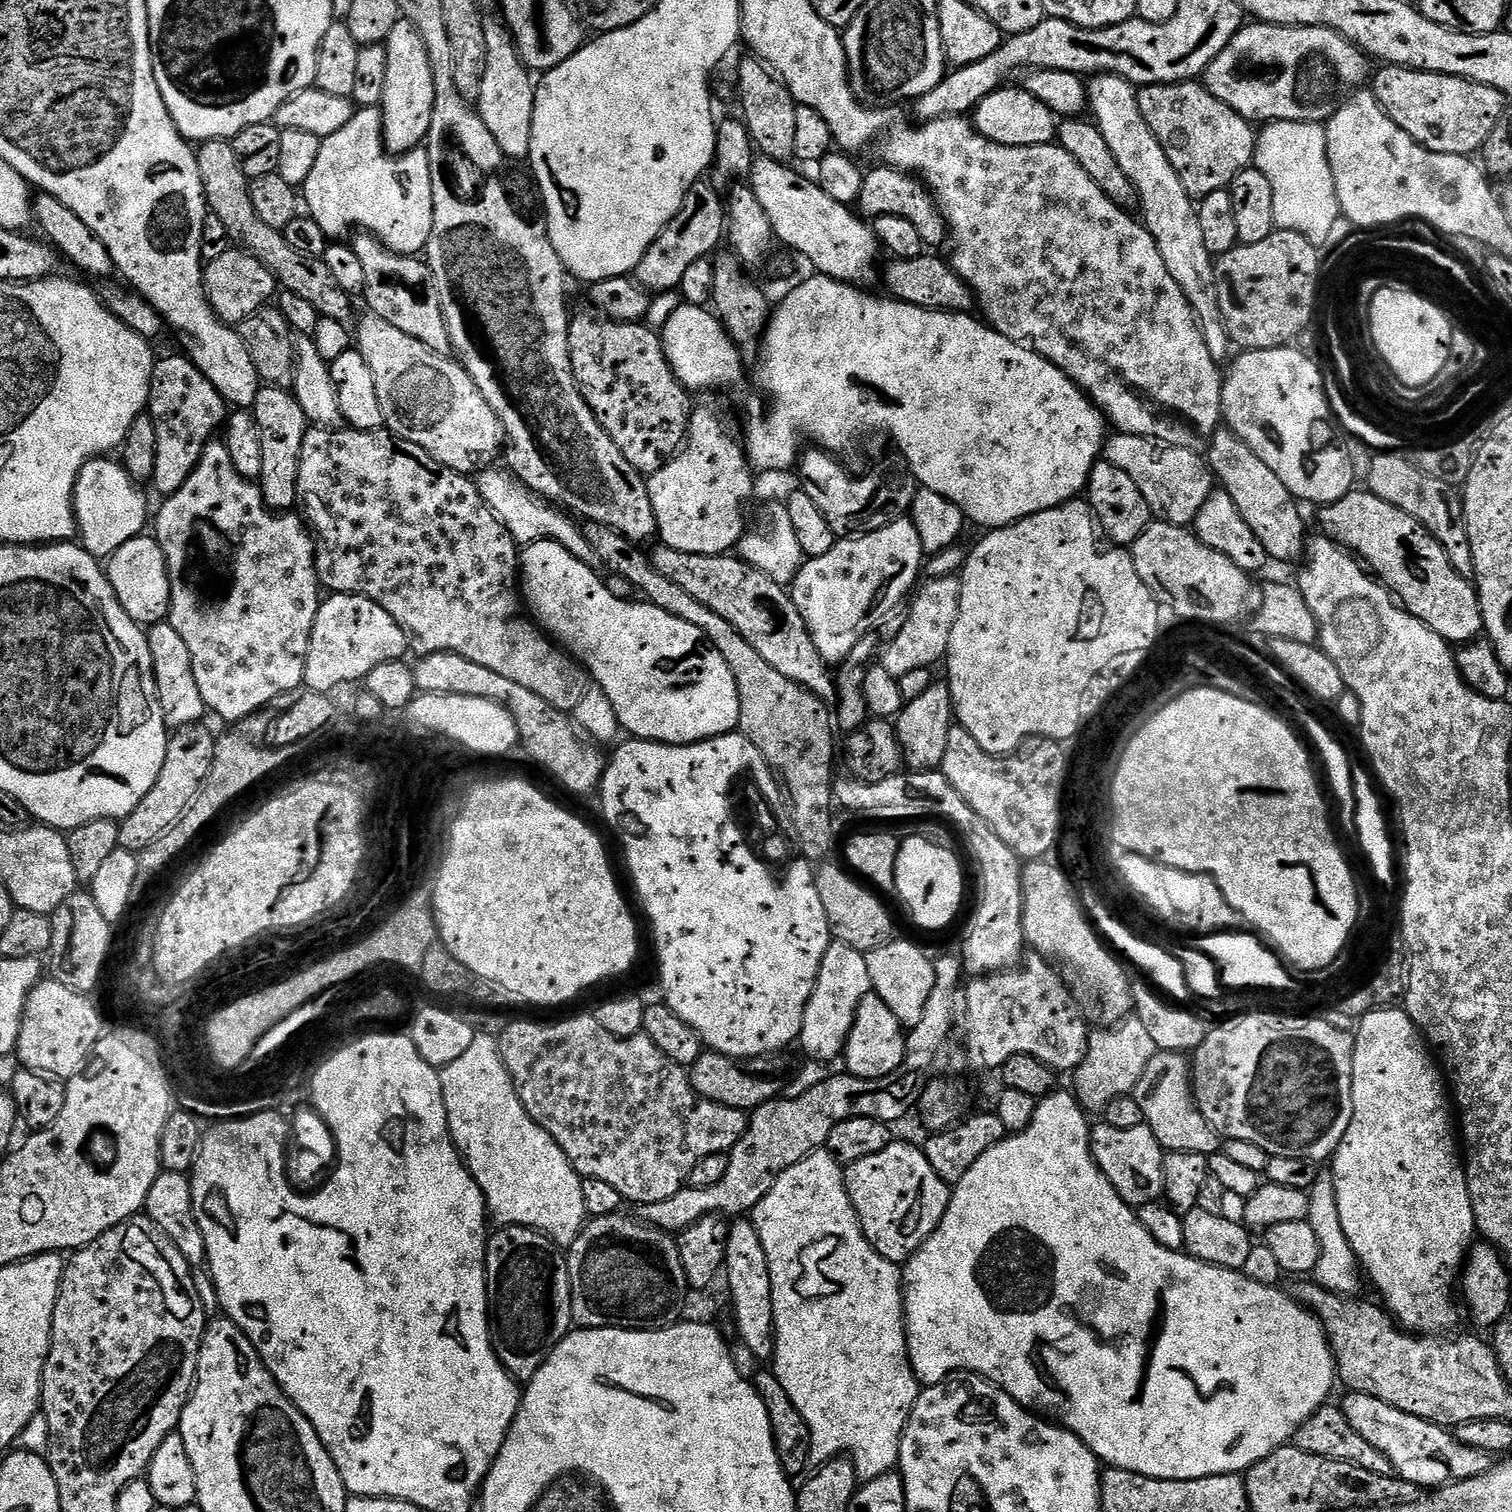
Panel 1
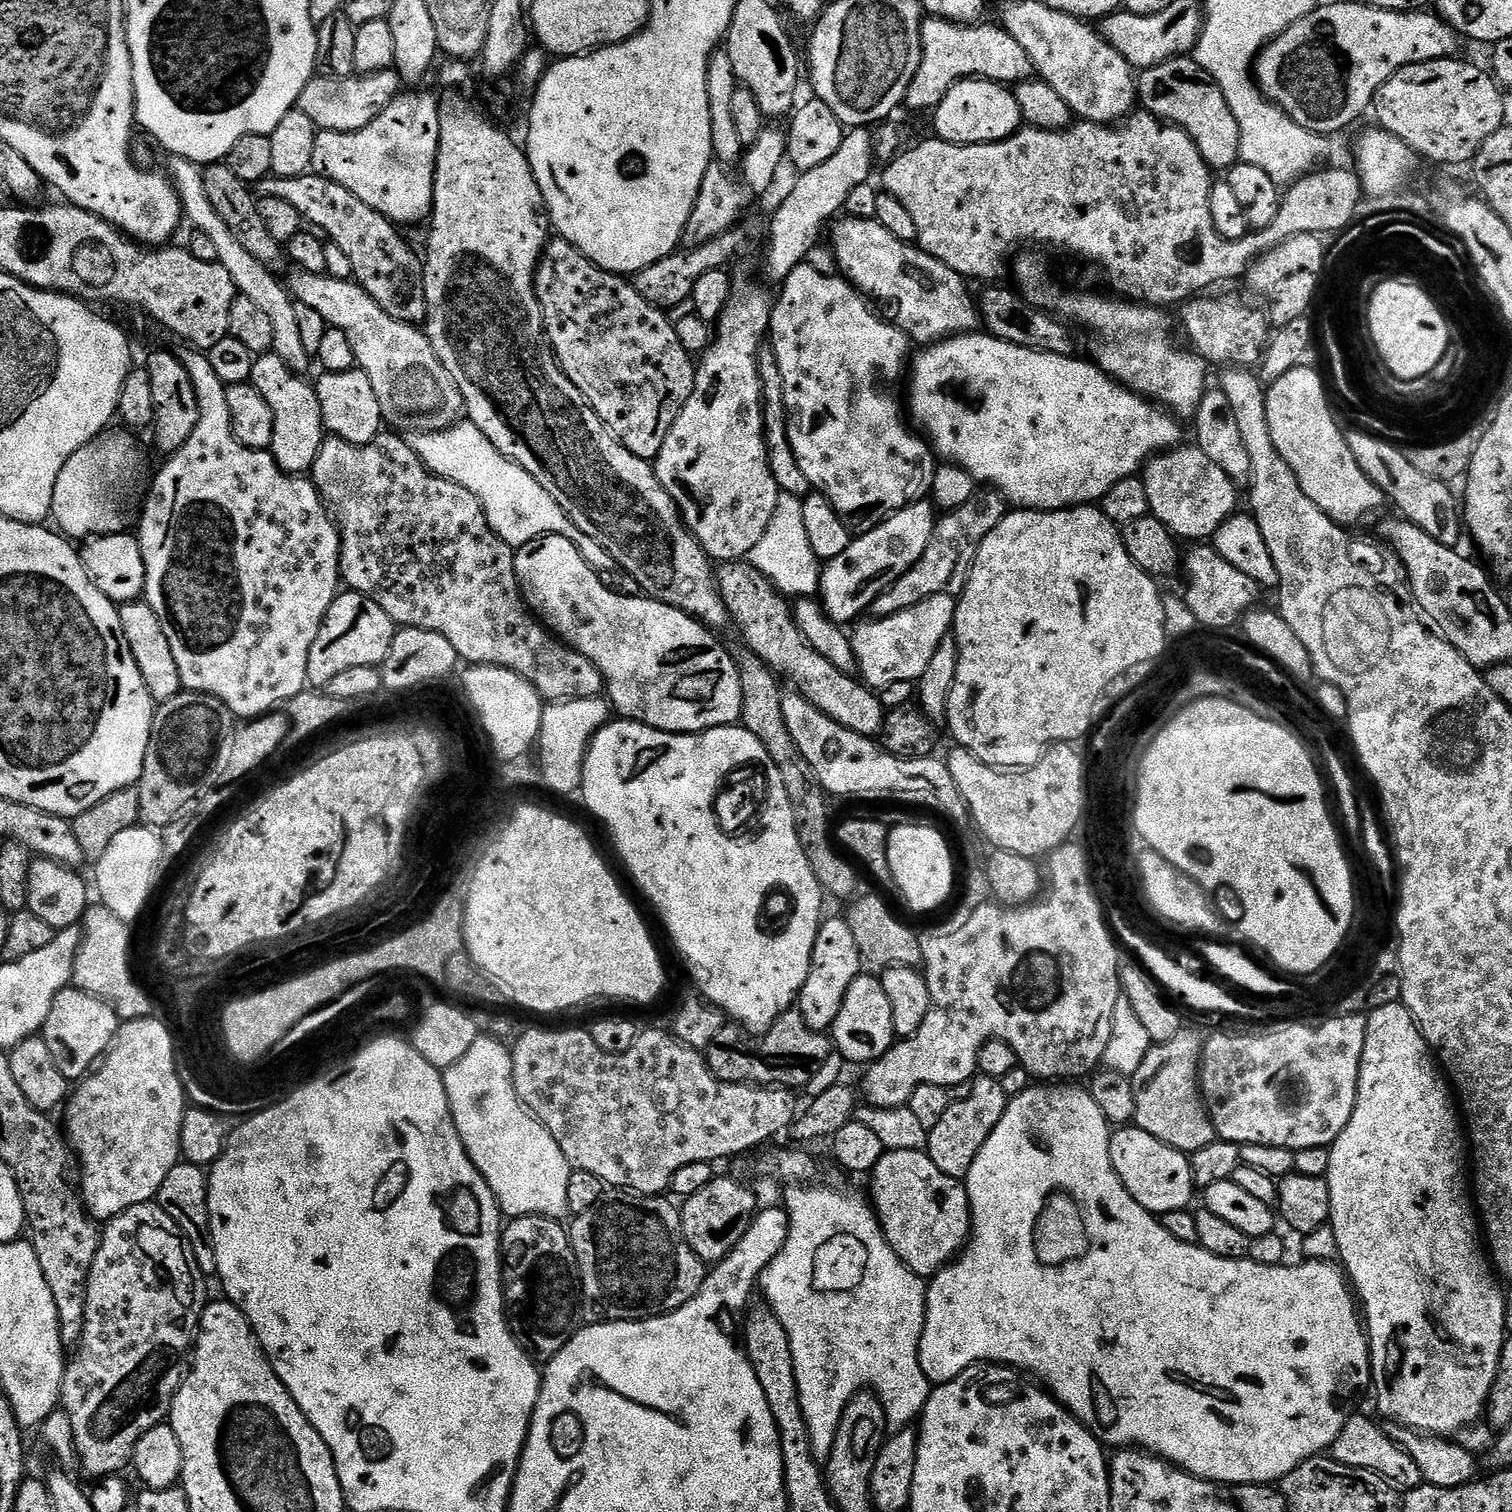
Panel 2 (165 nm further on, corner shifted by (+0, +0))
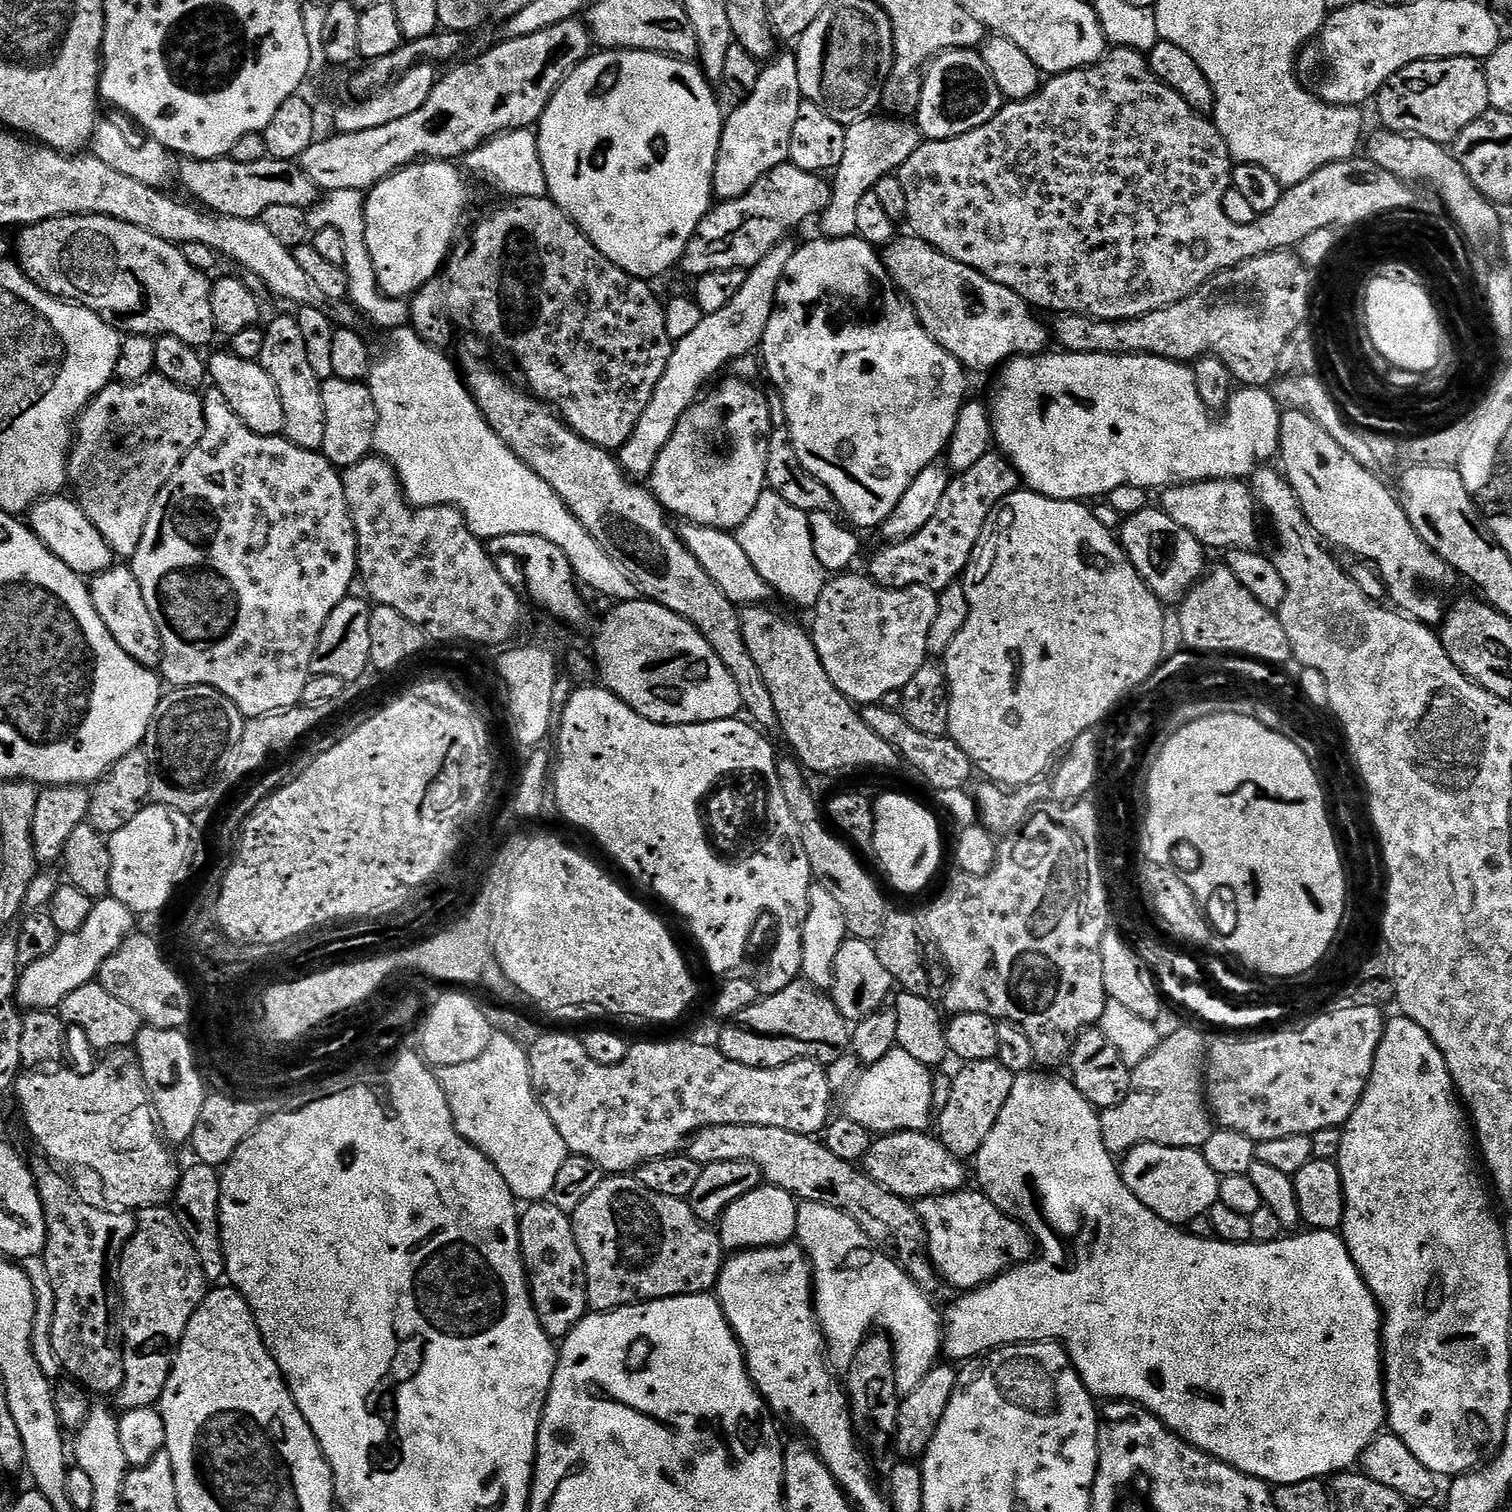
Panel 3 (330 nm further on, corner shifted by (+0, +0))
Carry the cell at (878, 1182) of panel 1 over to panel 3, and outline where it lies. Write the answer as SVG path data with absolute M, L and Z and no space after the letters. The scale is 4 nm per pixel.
M982 1190L968 1192L945 1192L939 1196L927 1196L915 1205L916 1215L920 1217L920 1225L924 1227L926 1251L933 1269L945 1285L960 1288L961 1293L971 1292L973 1288L981 1288L989 1284L997 1276L1001 1276L1009 1268L1025 1264L1034 1256L1034 1236L1023 1223L1020 1224L1009 1213L1004 1212Z

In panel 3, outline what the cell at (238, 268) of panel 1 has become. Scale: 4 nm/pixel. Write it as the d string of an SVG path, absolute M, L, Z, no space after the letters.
M59 216L58 218L50 218L49 220L43 220L42 222L38 222L37 224L30 224L19 229L20 237L17 240L14 240L14 260L18 267L26 274L26 278L30 282L34 282L40 287L43 292L49 292L52 296L57 296L59 300L66 300L73 304L80 304L83 308L89 308L90 310L94 310L94 314L98 314L98 318L102 318L103 320L111 326L111 328L116 329L117 332L121 334L127 334L130 336L150 336L153 338L159 338L161 336L173 336L174 338L178 338L182 342L186 342L191 348L195 348L197 350L204 350L204 347L207 346L208 343L211 342L212 339L217 339L218 333L216 331L216 323L214 322L214 310L210 310L210 294L212 293L212 280L209 277L204 277L202 273L199 272L198 269L195 268L194 265L191 264L190 261L184 257L185 249L183 247L171 244L170 242L166 242L162 238L158 238L154 234L150 234L146 230L142 230L138 226L134 226L130 222L118 222L118 218L110 218L109 216Z

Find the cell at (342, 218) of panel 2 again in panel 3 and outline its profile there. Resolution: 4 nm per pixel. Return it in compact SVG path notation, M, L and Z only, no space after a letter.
M180 158L174 164L174 180L180 183L201 209L218 216L259 220L270 206L298 206L308 210L320 200L322 192L299 163L290 160L234 162L231 158L194 160Z

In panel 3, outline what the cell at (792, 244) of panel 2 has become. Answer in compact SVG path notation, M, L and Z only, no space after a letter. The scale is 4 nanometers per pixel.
M789 238L776 244L762 262L747 269L742 290L734 294L734 299L723 310L704 315L691 334L673 343L670 362L666 362L666 374L662 374L654 398L650 398L650 406L642 412L634 434L630 434L628 441L618 449L620 465L629 476L640 482L647 481L654 470L654 462L658 462L658 454L662 454L666 442L670 442L678 422L701 395L700 388L707 389L727 364L728 367L735 365L737 360L752 356L759 349L766 334L766 322L770 322L770 314L774 314L782 274L798 247L794 241Z

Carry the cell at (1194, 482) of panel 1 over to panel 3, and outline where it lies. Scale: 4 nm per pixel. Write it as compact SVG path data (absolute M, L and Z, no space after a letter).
M1195 480L1193 484L1178 484L1163 489L1159 507L1164 509L1178 526L1190 530L1205 549L1257 551L1260 536L1256 533L1258 505L1251 487L1244 480Z

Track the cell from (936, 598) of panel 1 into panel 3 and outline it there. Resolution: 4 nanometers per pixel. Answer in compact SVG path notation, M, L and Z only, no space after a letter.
M840 574L835 578L829 579L822 590L822 598L818 598L812 620L812 628L810 627L810 635L814 646L818 650L818 658L822 662L822 666L826 670L826 674L830 678L830 682L834 682L834 686L842 695L852 701L856 706L867 706L870 704L878 704L883 701L886 694L891 692L900 692L906 682L910 682L910 678L914 678L914 674L918 674L918 670L929 659L928 639L930 638L930 626L934 622L934 618L938 618L938 595L933 589L923 588L922 586L914 586L913 588L881 588L876 581L864 576L852 576L853 574Z

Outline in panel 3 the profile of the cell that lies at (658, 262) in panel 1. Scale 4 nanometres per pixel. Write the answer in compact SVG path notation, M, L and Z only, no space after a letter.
M791 51L783 52L761 67L758 86L737 103L740 105L732 113L727 113L712 175L712 191L717 201L742 198L758 178L789 163L790 134L794 134L802 97L796 57Z

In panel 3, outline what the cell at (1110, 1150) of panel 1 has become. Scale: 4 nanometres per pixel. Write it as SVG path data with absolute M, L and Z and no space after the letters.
M1139 1144L1125 1152L1118 1164L1120 1176L1130 1194L1158 1218L1177 1226L1186 1226L1194 1218L1207 1216L1220 1198L1220 1177L1206 1162L1203 1151L1171 1148L1157 1144Z

